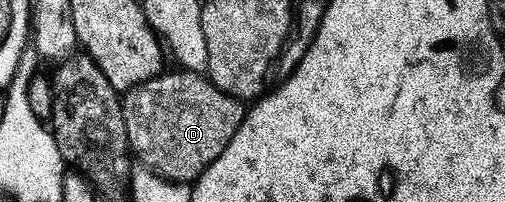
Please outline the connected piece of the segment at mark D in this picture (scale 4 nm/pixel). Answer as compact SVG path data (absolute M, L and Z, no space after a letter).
M174 70L122 92L123 116L130 154L158 175L187 183L198 179L214 159L221 157L225 145L229 145L241 125L245 107L240 100L217 89L206 74Z

